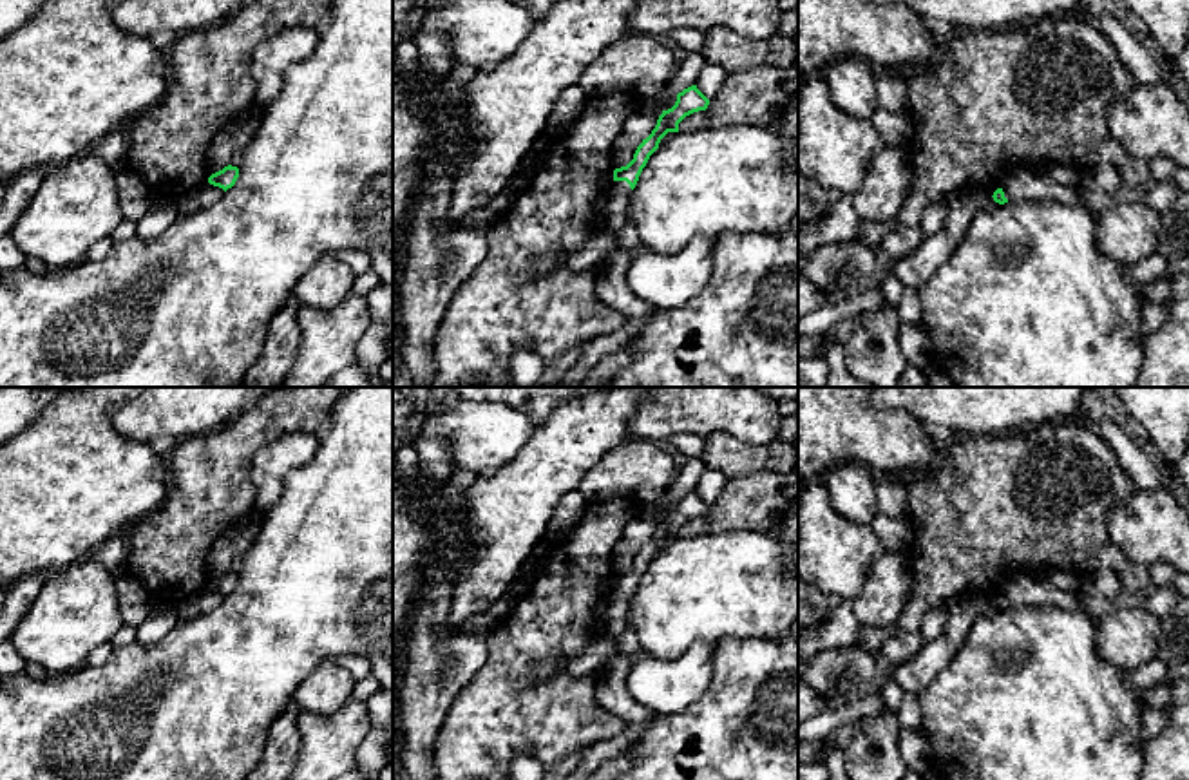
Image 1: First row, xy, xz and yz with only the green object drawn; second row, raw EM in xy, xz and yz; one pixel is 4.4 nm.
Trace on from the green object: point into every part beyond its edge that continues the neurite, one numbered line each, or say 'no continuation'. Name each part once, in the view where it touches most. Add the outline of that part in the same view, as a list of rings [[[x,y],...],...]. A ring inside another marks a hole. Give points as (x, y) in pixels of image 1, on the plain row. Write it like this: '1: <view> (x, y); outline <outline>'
1: xz (612, 616); outline [[[614,586],[595,614],[599,637],[617,639],[628,624],[632,594],[626,586]]]

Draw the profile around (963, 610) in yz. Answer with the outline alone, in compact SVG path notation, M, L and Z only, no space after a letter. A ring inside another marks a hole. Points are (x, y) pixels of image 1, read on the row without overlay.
M959 594L945 603L946 621L941 635L890 670L892 679L903 691L919 693L932 682L957 655L974 623L990 612L994 603L979 594Z

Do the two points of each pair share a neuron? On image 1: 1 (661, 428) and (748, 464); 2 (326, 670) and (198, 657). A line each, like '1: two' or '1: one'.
1: two
2: two

